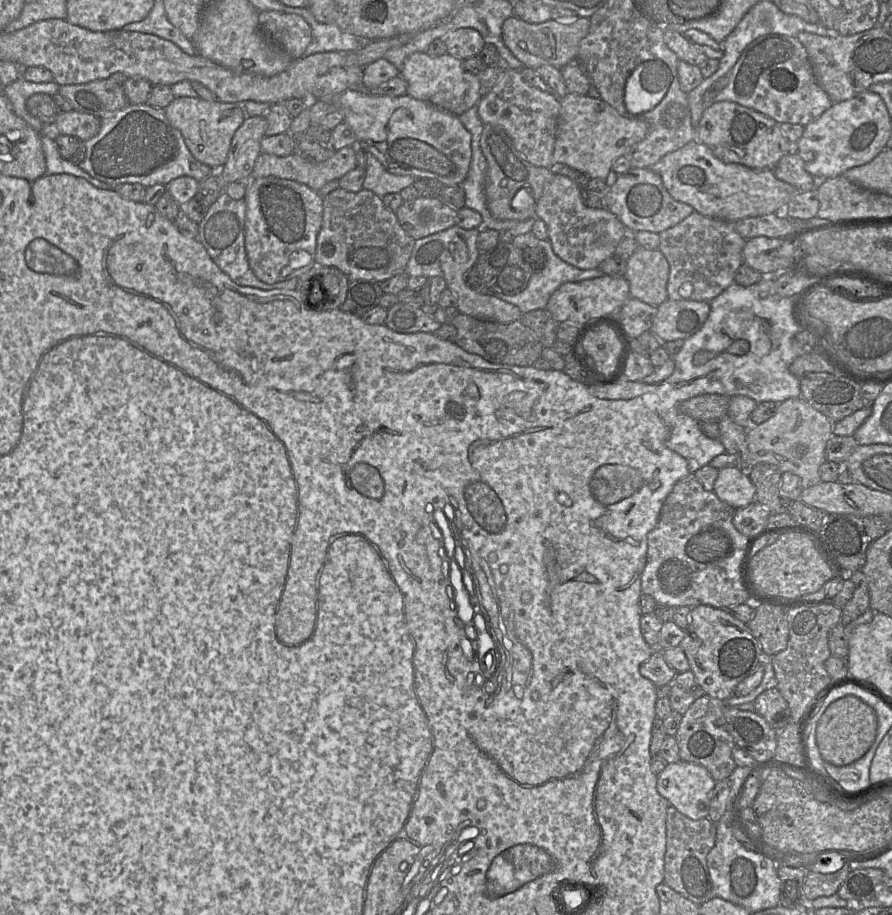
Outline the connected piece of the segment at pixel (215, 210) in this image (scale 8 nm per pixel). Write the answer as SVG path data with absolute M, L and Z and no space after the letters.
M223 191L216 201L209 206L205 217L199 223L197 239L205 247L214 263L236 284L262 290L295 290L298 283L297 278L267 284L255 276L249 266L245 248L245 214L245 199L232 199L225 191Z

